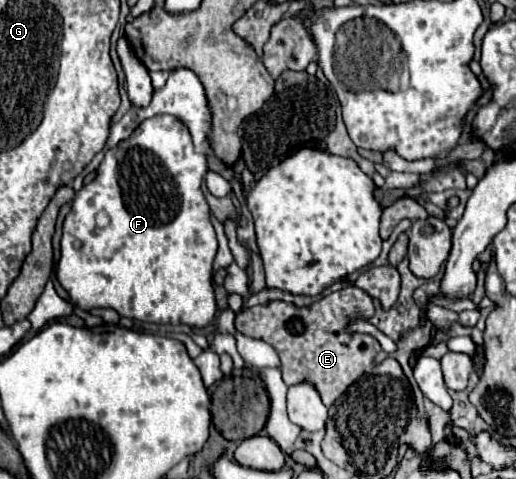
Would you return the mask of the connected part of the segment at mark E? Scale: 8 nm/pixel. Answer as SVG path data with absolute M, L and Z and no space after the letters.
M350 285L322 297L310 307L296 307L286 301L268 301L264 305L246 307L236 315L234 327L238 333L252 339L262 339L278 351L282 361L282 379L286 385L308 379L320 391L322 403L330 407L362 373L368 373L374 367L374 357L380 351L378 341L370 335L350 335L344 331L352 317L368 319L372 313L372 297Z

